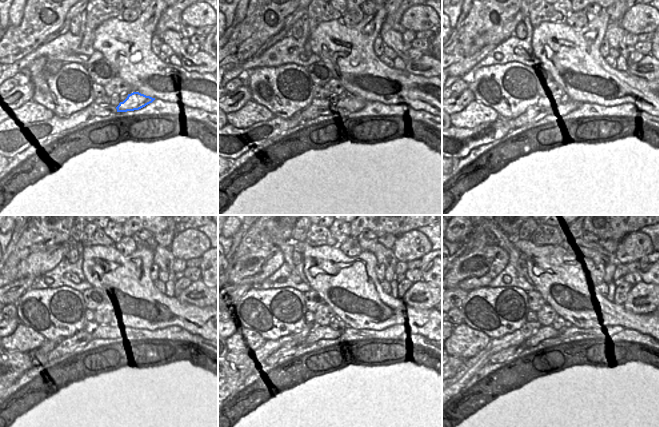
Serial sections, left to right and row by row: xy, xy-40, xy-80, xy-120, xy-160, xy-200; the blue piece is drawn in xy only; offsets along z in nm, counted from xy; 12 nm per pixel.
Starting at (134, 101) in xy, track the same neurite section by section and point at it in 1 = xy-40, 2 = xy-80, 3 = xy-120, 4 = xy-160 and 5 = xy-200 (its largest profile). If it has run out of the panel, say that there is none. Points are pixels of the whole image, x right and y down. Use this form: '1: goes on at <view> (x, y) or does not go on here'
1: goes on at xy-40 (351, 104)
2: goes on at xy-80 (557, 108)
3: goes on at xy-120 (98, 331)
4: goes on at xy-160 (319, 332)
5: goes on at xy-200 (544, 332)

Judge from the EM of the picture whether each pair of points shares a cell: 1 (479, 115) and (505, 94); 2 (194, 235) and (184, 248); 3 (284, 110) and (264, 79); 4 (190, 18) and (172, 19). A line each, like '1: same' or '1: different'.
1: different
2: same
3: same
4: different

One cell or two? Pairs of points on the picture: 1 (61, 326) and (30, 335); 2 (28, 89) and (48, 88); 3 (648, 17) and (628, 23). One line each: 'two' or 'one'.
1: two
2: two
3: one

